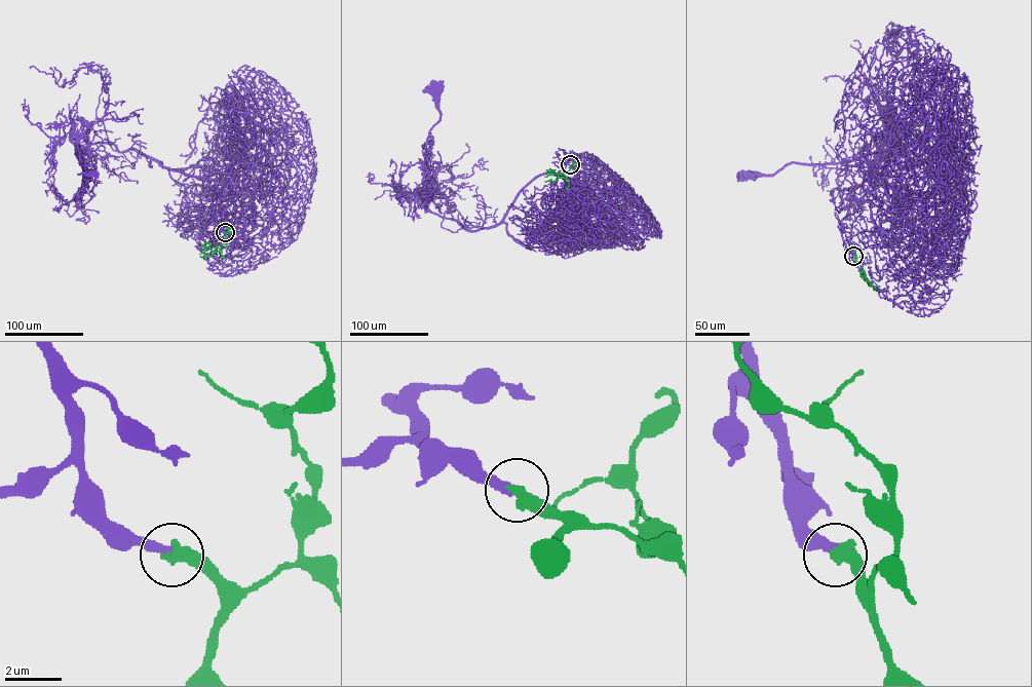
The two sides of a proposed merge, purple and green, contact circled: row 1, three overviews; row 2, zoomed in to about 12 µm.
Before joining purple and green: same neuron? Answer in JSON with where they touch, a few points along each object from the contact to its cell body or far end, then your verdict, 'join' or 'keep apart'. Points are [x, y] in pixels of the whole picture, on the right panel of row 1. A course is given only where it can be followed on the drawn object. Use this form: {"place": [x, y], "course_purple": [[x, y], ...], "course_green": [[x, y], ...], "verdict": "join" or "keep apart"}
{"place": [853, 256], "course_purple": [[853, 256], [848, 240], [878, 230], [862, 183], [924, 163], [943, 142], [924, 132], [882, 153], [746, 174]], "course_green": [[853, 256], [867, 281], [861, 276], [863, 271], [857, 270]], "verdict": "join"}

